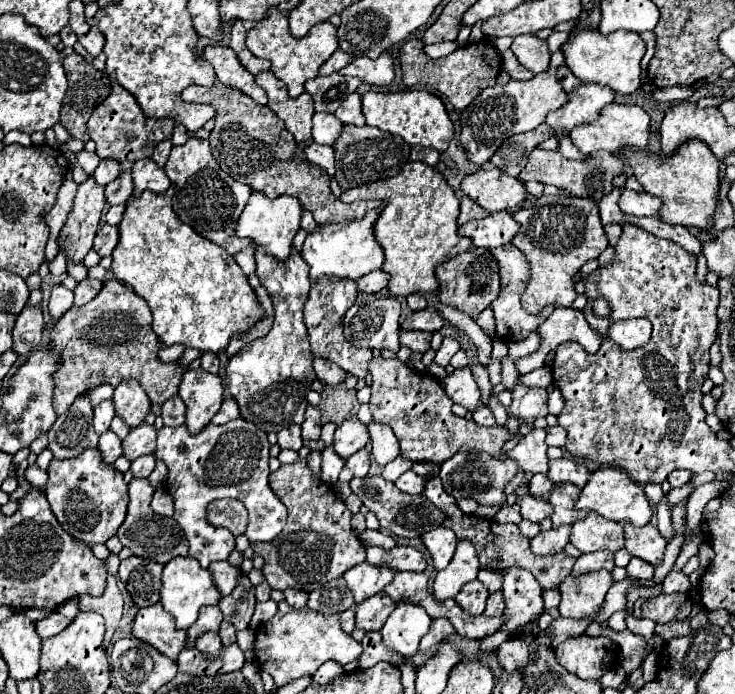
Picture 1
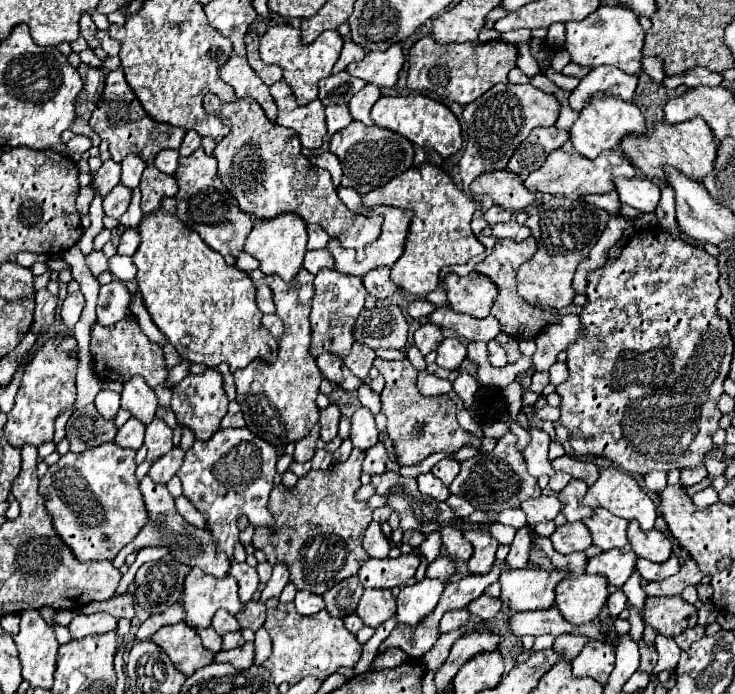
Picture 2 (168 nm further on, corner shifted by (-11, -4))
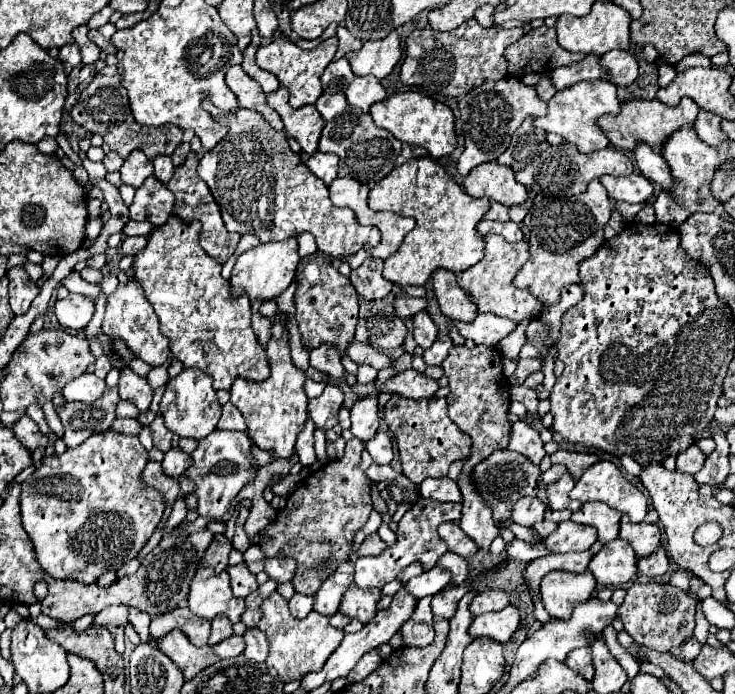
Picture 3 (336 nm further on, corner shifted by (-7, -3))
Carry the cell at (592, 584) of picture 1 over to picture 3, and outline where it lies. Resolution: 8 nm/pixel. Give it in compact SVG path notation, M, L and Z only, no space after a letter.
M555 571L547 573L541 581L543 605L553 619L569 619L577 603L591 599L595 591L595 577L591 573L567 573Z

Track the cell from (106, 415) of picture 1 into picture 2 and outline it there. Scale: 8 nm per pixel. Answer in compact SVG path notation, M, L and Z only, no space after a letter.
M101 390L97 396L95 396L95 406L97 406L97 412L103 416L103 418L109 418L113 420L117 410L119 410L119 394L113 392L113 390Z

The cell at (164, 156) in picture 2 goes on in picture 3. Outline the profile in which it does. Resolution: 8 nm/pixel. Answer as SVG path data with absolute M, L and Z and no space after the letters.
M159 155L153 159L153 167L155 167L155 177L161 181L161 183L167 183L173 175L173 163L171 163L171 157L167 155Z

